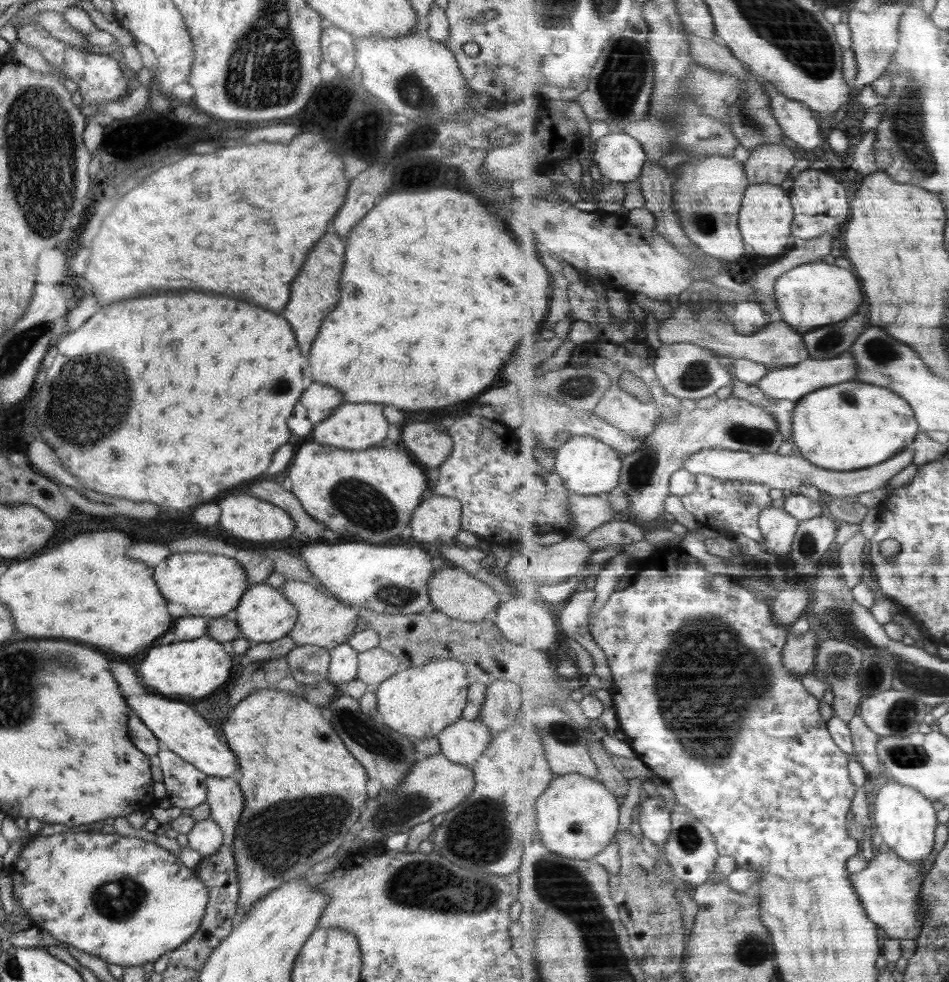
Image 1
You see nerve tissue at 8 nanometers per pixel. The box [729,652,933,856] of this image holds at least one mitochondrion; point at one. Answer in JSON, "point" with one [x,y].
{"point":[900,717]}

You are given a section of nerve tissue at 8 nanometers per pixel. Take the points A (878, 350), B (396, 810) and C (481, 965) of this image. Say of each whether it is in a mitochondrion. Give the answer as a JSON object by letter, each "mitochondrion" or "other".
{"A":"mitochondrion","B":"mitochondrion","C":"other"}

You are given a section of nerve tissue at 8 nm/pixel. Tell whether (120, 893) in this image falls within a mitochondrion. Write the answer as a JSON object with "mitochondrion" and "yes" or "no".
{"mitochondrion":"yes"}

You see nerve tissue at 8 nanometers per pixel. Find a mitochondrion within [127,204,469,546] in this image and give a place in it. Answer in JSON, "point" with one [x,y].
{"point":[364,506]}

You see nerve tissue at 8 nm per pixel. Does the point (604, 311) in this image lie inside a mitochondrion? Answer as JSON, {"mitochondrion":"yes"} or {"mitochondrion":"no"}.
{"mitochondrion":"no"}

